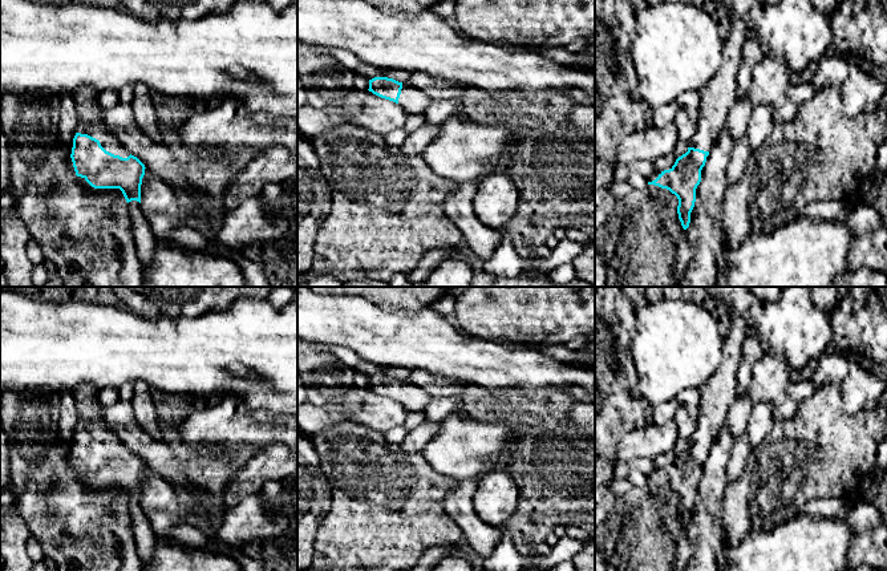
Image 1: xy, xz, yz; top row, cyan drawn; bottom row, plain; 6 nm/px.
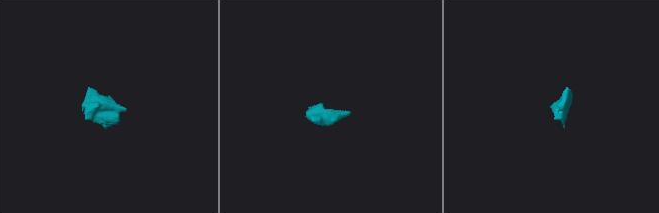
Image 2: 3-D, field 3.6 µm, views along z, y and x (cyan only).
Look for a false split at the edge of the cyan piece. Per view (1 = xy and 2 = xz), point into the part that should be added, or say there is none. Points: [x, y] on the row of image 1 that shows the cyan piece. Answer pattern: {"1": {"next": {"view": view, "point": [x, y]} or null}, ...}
{"1": {"next": {"view": "xy", "point": [89, 113]}}, "2": {"next": {"view": "xz", "point": [413, 100]}}}

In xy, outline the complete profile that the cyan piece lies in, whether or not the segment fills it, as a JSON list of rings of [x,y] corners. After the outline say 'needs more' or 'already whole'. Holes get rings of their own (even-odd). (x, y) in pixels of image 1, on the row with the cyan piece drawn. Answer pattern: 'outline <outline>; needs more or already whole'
outline [[[77,86],[70,93],[78,117],[70,154],[76,175],[94,189],[120,189],[127,203],[141,203],[146,167],[104,129],[105,110],[97,105],[100,92],[94,86]]]; needs more

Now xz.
outline [[[388,77],[369,80],[368,90],[381,98],[401,105],[408,114],[424,113],[432,102],[424,90]]]; needs more

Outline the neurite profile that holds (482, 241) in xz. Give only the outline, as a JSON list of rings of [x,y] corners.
[[[457,183],[457,190],[444,202],[444,211],[463,235],[469,250],[486,260],[499,246],[502,230],[490,228],[478,219],[473,207],[478,183]]]

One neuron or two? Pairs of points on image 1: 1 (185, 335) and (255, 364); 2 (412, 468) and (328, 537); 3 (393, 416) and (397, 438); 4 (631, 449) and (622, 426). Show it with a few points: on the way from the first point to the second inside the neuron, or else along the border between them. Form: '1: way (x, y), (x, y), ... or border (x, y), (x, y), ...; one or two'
1: way (202, 343), (234, 343), (238, 347); one
2: way (391, 489), (349, 530); one
3: border (403, 424), (384, 433); two
4: border (652, 422), (630, 430), (618, 446); two

